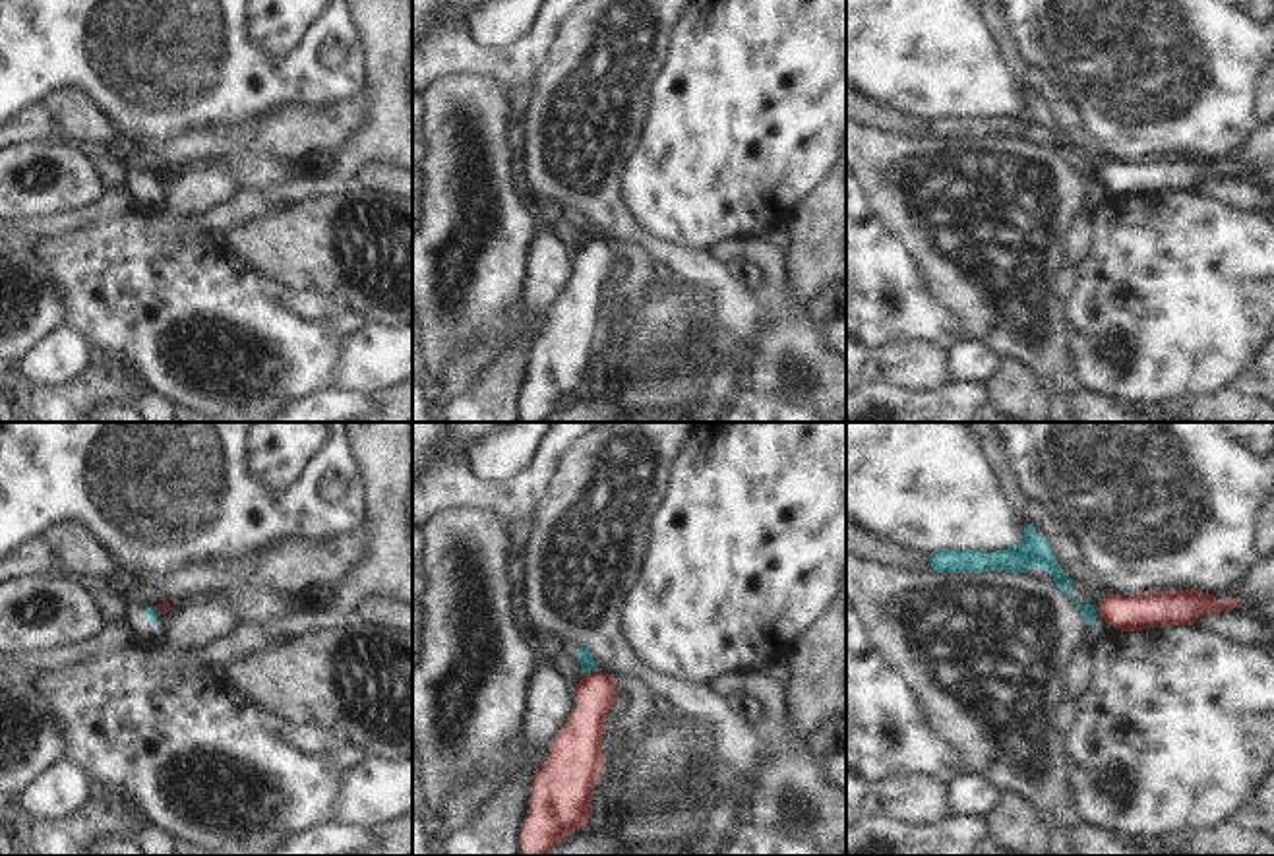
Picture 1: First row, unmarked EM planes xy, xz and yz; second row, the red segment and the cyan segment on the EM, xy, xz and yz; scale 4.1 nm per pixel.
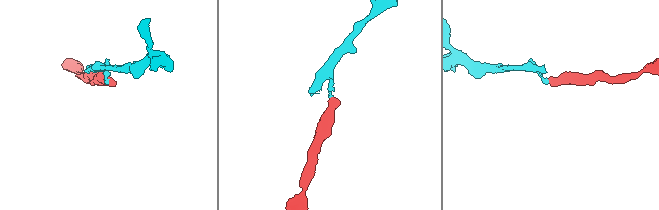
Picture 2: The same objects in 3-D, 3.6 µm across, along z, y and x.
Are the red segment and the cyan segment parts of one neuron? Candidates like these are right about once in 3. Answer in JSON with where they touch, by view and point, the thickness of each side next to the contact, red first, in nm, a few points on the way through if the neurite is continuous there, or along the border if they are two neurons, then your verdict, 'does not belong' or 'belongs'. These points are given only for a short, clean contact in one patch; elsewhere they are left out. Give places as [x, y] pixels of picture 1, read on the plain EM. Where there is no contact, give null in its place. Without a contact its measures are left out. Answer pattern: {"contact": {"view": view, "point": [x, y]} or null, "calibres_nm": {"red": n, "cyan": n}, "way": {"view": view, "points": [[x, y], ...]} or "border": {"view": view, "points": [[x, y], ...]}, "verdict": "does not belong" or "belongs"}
{"contact": {"view": "xz", "point": [591, 239]}, "calibres_nm": {"red": 160, "cyan": 60}, "border": {"view": "xz", "points": [[597, 235], [587, 241]]}, "verdict": "does not belong"}

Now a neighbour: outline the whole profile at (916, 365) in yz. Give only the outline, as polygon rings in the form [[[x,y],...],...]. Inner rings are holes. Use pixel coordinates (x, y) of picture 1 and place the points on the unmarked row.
[[[927,339],[893,341],[875,351],[881,382],[912,393],[937,391],[953,382],[949,352]]]

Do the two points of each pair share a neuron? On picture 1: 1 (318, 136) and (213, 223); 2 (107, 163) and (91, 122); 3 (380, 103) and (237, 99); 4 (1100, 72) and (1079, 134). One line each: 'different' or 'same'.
1: different
2: different
3: different
4: different

